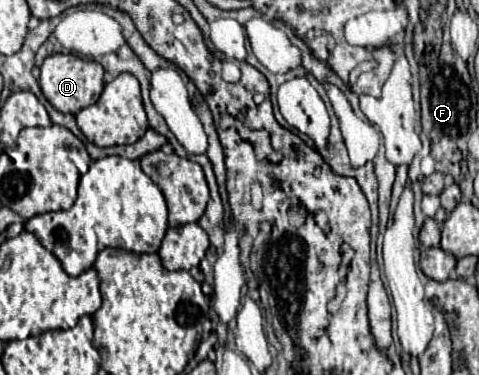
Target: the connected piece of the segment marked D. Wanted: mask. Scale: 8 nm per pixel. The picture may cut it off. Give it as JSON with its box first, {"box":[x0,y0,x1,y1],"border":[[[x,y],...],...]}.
{"box":[40,55,104,115],"border":[[[48,55],[40,67],[40,89],[44,97],[52,103],[60,113],[76,115],[84,107],[90,107],[98,101],[104,89],[104,69],[96,61],[86,61],[76,55]]]}

